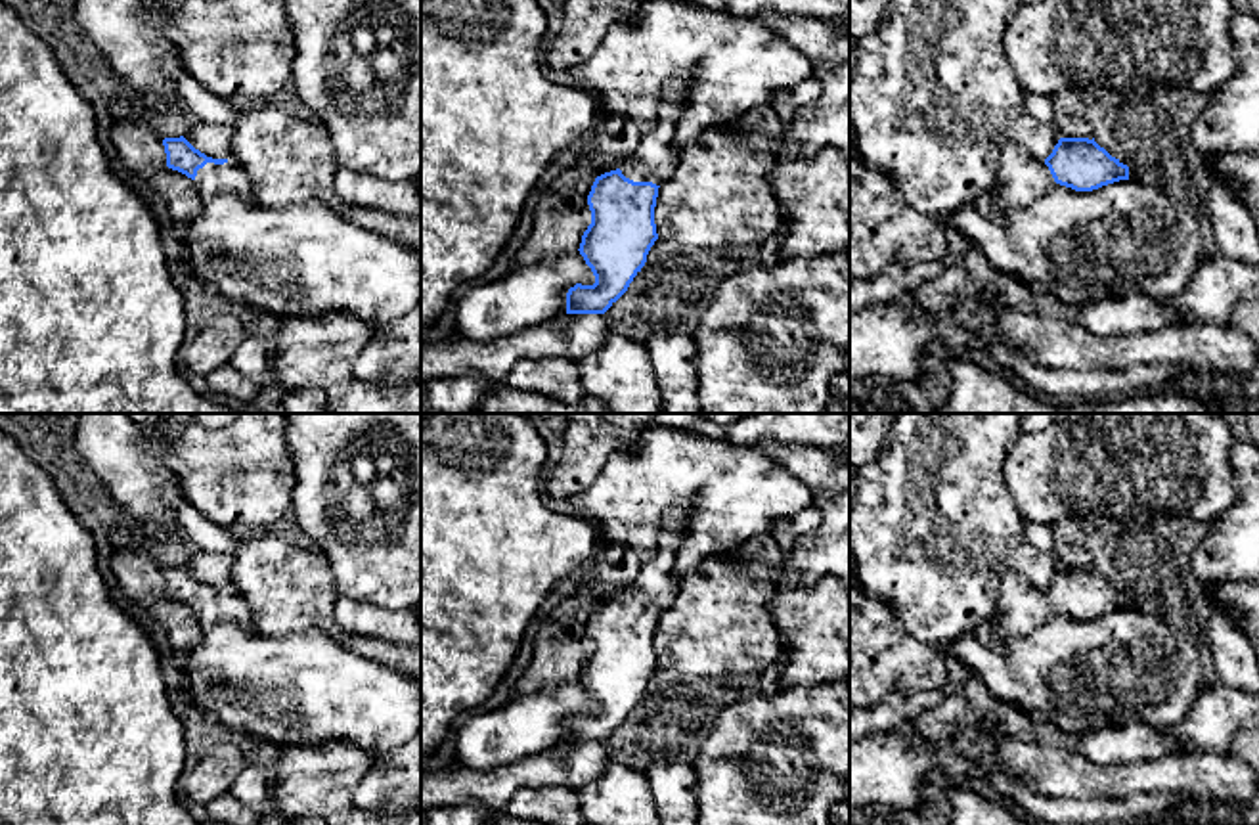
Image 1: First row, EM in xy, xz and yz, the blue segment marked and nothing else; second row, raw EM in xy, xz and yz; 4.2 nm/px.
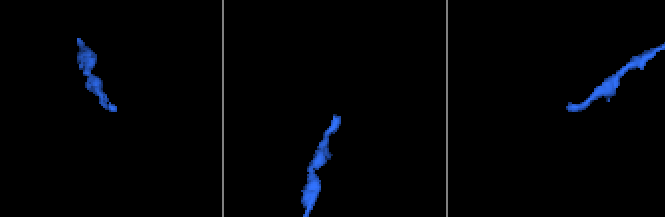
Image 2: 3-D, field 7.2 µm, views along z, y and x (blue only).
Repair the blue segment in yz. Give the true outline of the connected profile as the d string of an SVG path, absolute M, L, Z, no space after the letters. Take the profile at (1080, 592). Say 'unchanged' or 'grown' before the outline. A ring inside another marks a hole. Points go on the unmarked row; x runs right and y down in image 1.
grown; M1060 567L1045 590L1008 572L1001 580L995 609L985 622L991 622L1003 637L1022 637L1045 626L1056 613L1093 620L1119 609L1129 609L1129 595L1094 567Z

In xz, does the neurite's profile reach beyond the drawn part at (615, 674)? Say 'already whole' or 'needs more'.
needs more

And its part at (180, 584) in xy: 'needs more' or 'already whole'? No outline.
needs more

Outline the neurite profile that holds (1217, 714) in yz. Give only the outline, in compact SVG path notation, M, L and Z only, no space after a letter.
M1219 681L1204 687L1188 714L1169 729L1182 754L1223 754L1244 722L1259 712L1259 695L1226 689Z

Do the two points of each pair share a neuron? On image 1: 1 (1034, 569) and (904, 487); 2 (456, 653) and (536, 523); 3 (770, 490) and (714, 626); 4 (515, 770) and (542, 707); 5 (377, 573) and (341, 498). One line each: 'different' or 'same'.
1: same
2: same
3: different
4: different
5: same

